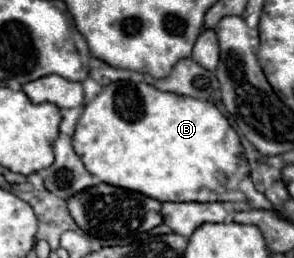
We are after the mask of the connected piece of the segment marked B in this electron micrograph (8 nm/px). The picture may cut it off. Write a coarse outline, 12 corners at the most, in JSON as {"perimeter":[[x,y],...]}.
{"perimeter":[[145,82],[85,104],[73,146],[159,202],[247,202],[237,132]]}

